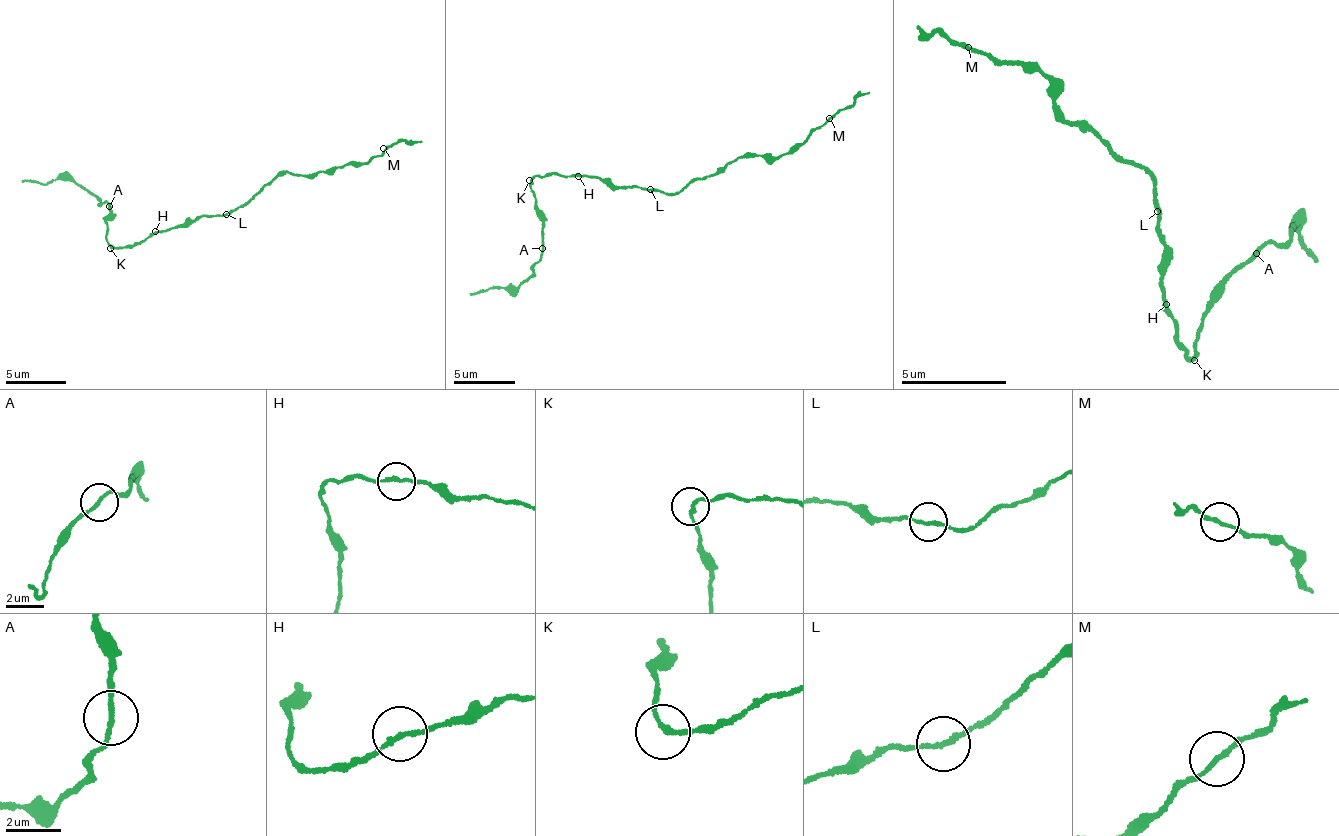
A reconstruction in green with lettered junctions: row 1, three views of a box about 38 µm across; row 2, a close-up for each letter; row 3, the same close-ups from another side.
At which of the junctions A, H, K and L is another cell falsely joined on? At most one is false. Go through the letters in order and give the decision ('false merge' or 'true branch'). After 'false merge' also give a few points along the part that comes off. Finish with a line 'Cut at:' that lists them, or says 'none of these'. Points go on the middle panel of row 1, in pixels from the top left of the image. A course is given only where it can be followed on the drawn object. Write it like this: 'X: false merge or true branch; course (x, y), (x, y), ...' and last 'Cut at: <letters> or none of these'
A: true branch
H: true branch
K: true branch
L: true branch
Cut at: none of these

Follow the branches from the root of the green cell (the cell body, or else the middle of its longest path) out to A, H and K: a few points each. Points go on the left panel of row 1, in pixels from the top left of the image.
A: (193, 221), (155, 231), (132, 246), (118, 249), (107, 241), (106, 216), (112, 208), (109, 206)
H: (193, 221), (155, 231)
K: (193, 221), (155, 231), (132, 246), (110, 248)

